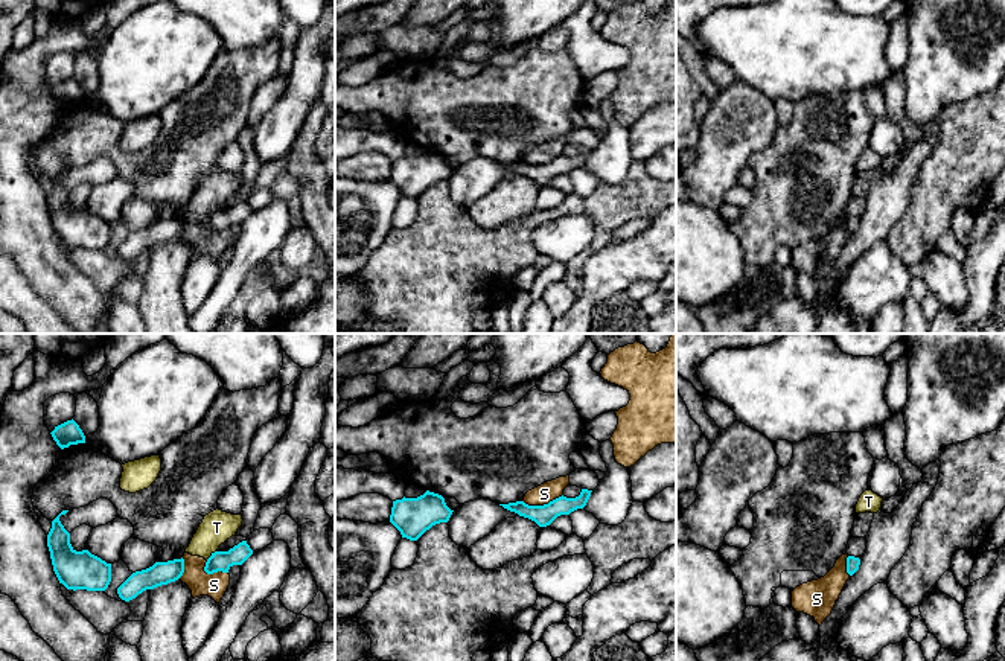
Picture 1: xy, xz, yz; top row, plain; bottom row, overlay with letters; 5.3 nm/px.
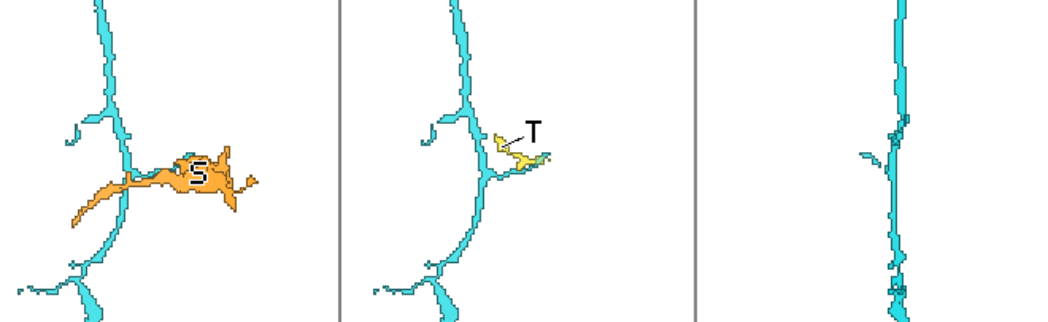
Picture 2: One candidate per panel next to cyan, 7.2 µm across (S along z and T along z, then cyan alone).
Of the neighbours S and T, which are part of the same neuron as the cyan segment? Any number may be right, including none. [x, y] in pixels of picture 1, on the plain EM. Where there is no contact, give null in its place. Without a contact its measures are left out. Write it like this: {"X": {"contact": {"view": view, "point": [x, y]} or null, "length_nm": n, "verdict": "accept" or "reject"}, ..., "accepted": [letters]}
{"S": {"contact": {"view": "xz", "point": [544, 163]}, "length_nm": 220, "verdict": "reject"}, "T": {"contact": {"view": "xy", "point": [212, 213]}, "length_nm": 80, "verdict": "reject"}, "accepted": []}

